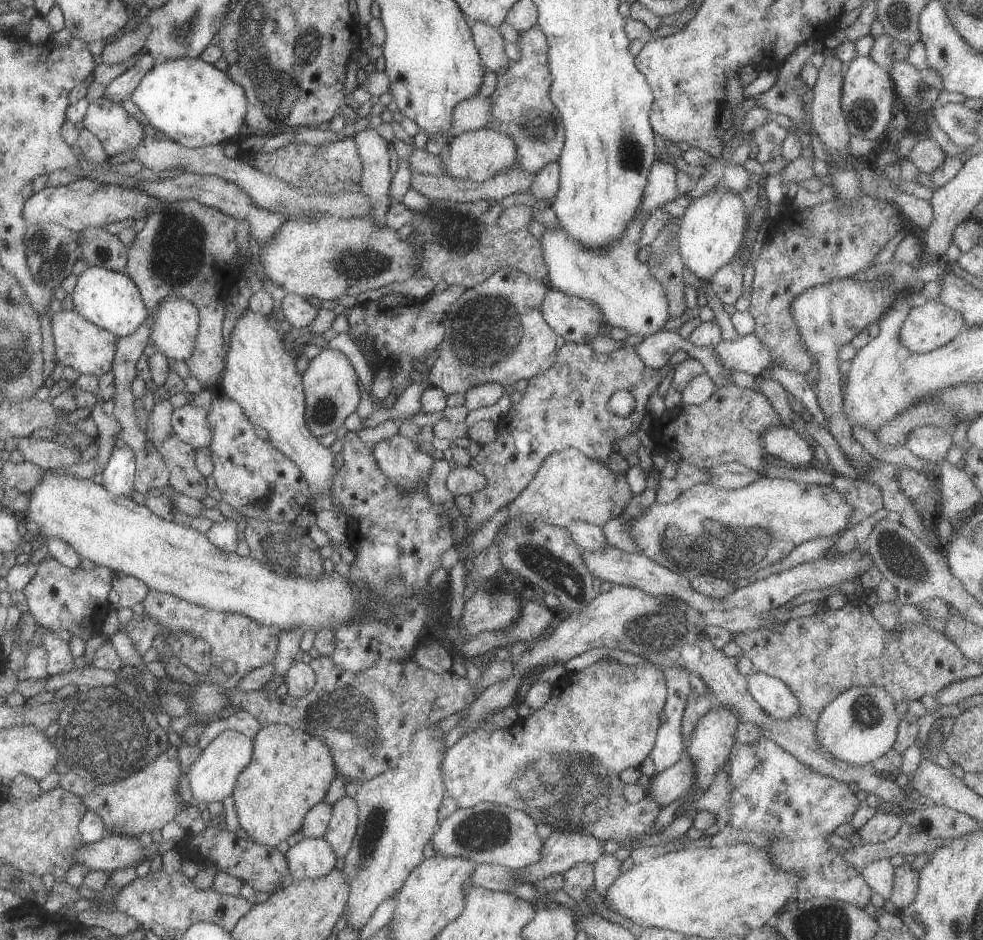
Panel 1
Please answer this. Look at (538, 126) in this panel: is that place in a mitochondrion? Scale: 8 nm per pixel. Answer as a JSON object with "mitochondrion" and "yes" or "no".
{"mitochondrion":"yes"}

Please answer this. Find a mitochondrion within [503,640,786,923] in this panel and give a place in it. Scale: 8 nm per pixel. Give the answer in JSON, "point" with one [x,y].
{"point":[577,786]}

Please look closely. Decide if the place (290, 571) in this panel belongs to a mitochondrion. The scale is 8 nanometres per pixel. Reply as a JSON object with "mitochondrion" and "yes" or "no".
{"mitochondrion":"no"}

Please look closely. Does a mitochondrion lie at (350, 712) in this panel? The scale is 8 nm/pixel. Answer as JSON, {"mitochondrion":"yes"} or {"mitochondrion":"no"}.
{"mitochondrion":"yes"}

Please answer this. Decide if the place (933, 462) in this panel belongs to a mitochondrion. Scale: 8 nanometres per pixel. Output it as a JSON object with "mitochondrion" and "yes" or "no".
{"mitochondrion":"no"}

